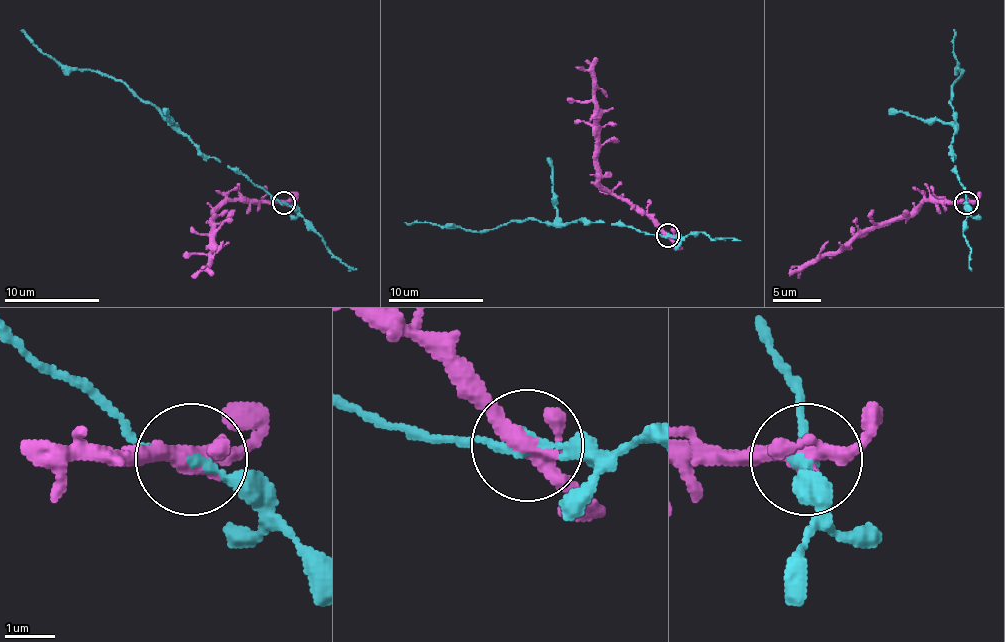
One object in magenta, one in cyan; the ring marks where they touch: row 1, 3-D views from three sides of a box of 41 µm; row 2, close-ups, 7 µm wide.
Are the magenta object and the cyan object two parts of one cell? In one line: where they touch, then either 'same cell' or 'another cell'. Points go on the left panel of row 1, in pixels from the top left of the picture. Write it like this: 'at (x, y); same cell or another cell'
at (284, 202); another cell

